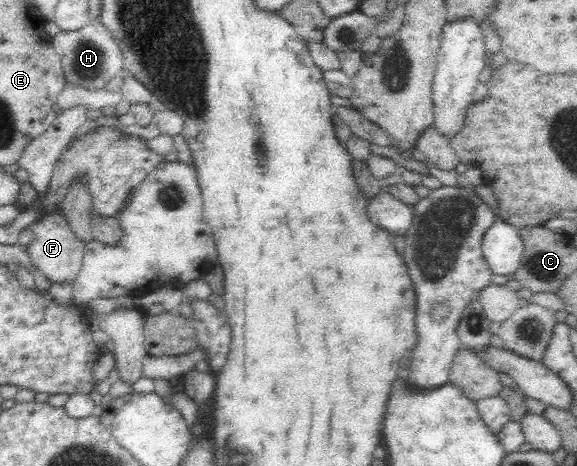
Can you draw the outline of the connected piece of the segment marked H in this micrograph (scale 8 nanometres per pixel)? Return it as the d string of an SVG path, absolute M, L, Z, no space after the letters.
M100 20L89 22L75 31L61 31L53 37L52 44L60 57L66 84L90 90L105 89L111 79L124 74L120 46Z

